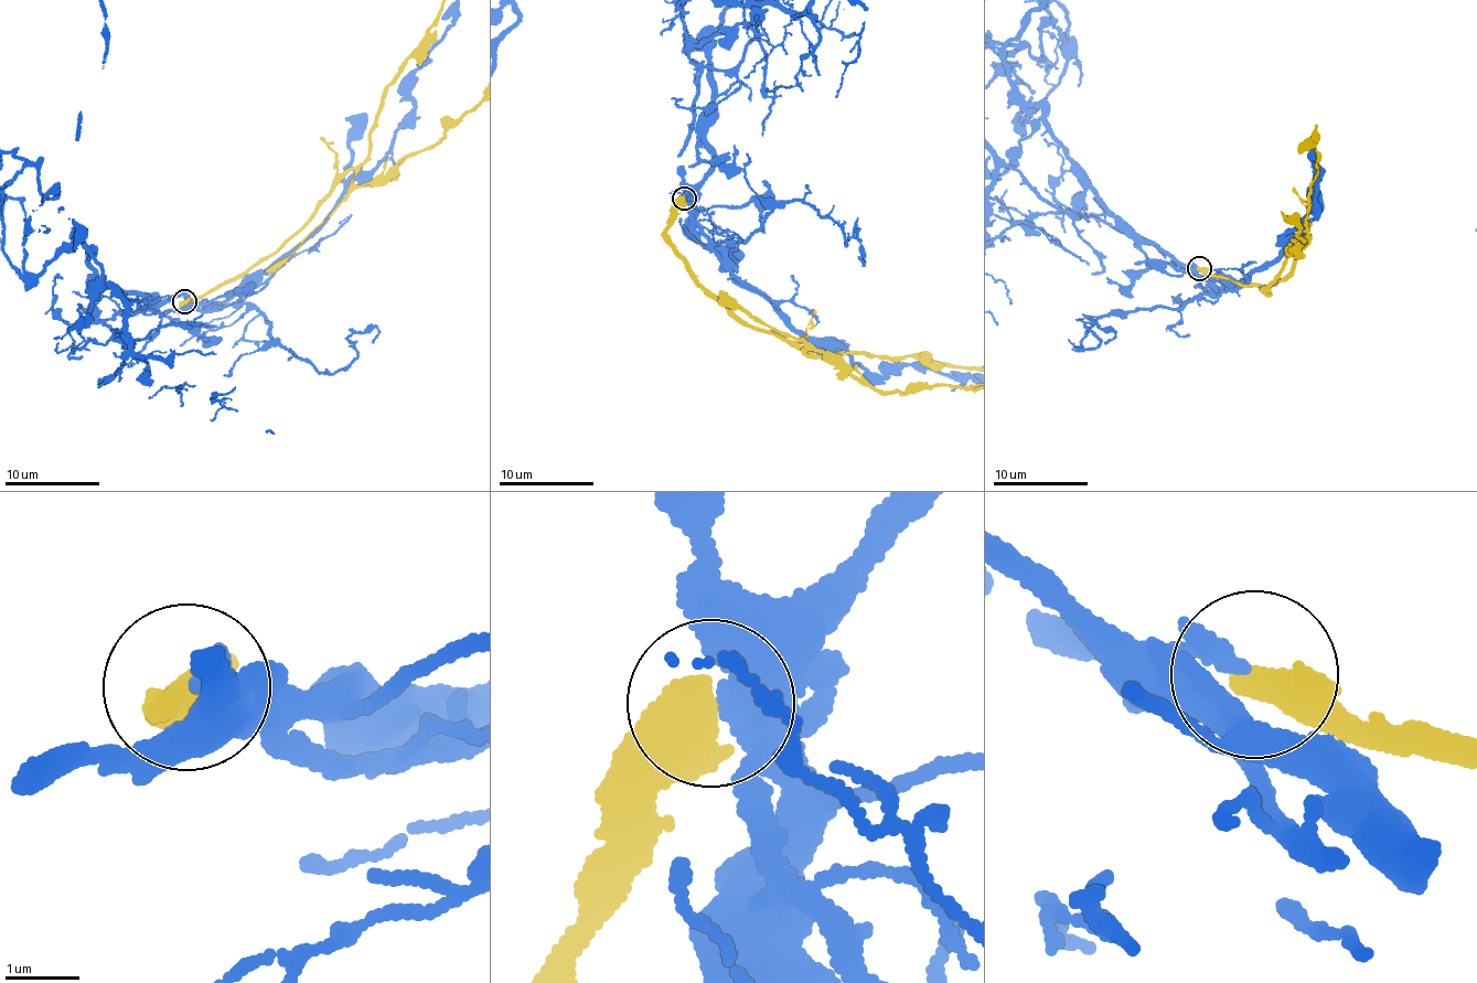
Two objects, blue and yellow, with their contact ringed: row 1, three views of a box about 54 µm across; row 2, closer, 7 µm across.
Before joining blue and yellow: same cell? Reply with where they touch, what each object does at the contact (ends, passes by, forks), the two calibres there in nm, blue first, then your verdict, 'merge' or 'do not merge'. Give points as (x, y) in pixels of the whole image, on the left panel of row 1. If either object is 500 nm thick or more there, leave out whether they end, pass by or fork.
at (184, 301); 240 nm thick on the blue side, 600 nm on the other; do not merge

